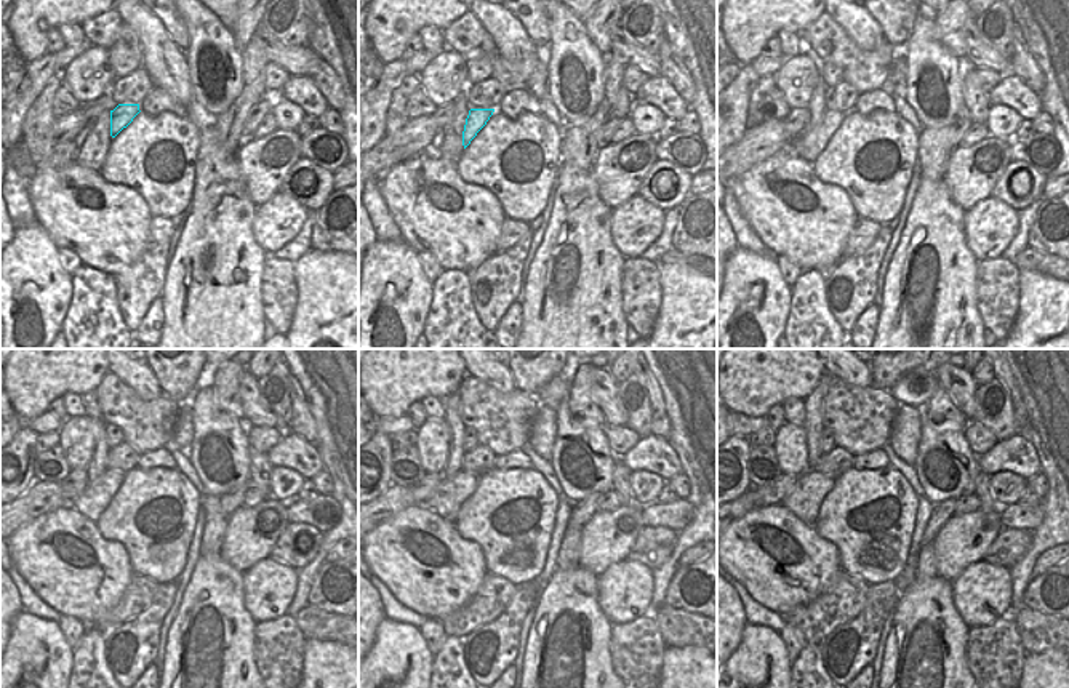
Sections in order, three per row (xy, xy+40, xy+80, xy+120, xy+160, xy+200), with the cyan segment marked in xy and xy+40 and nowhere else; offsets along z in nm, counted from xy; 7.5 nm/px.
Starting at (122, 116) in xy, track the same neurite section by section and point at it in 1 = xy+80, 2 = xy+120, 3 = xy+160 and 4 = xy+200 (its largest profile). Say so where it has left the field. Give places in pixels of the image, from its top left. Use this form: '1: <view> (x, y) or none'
1: xy+80 (810, 146)
2: xy+120 (95, 498)
3: xy+160 (452, 493)
4: xy+200 (804, 501)

